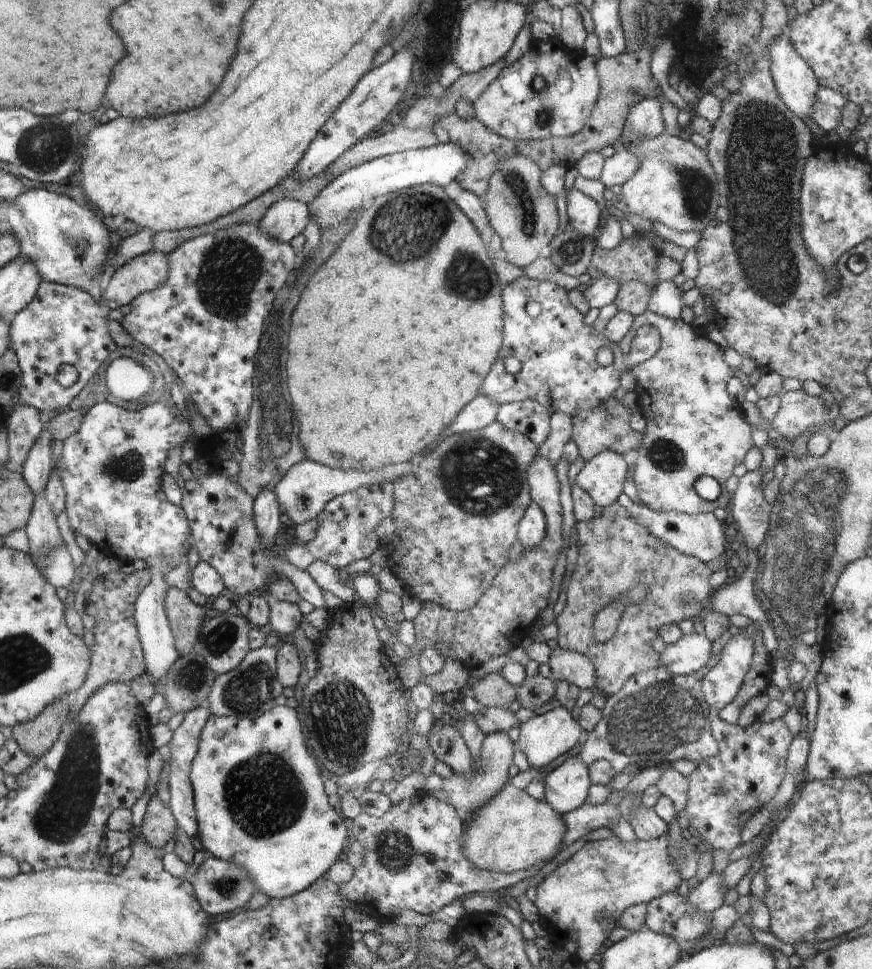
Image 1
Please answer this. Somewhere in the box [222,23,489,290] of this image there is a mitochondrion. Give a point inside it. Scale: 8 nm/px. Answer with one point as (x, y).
(402, 227)

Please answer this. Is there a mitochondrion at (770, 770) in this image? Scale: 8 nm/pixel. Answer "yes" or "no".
no

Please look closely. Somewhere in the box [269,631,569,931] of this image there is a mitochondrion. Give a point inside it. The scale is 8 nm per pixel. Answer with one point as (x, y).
(340, 716)

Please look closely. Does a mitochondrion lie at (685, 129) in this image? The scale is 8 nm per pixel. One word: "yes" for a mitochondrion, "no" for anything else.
no

